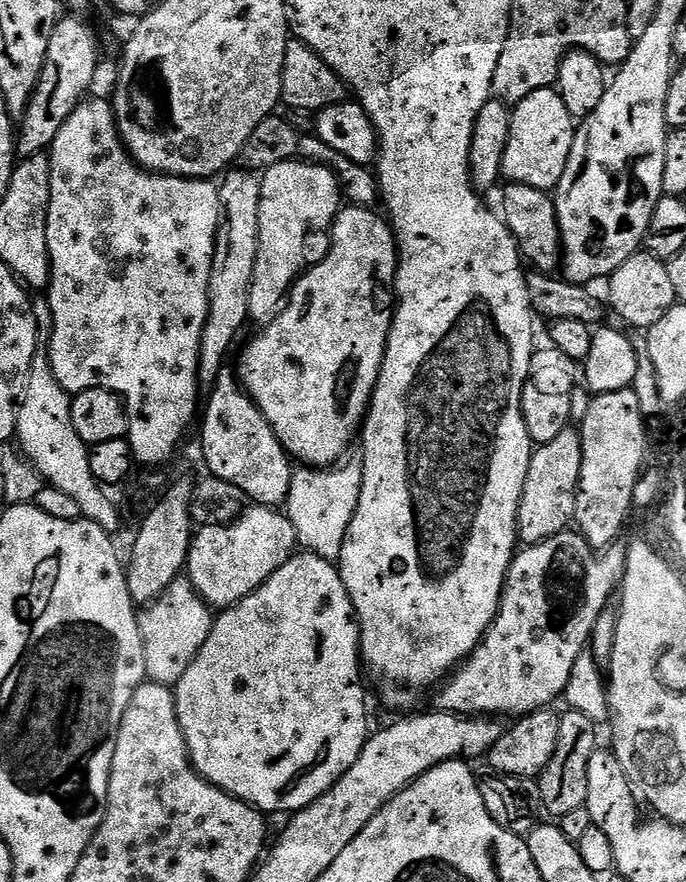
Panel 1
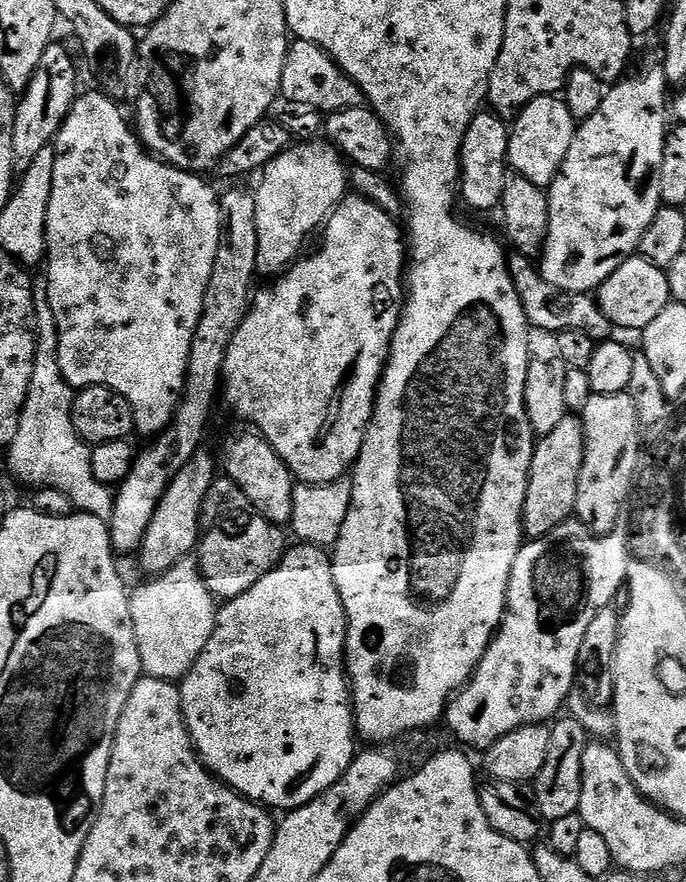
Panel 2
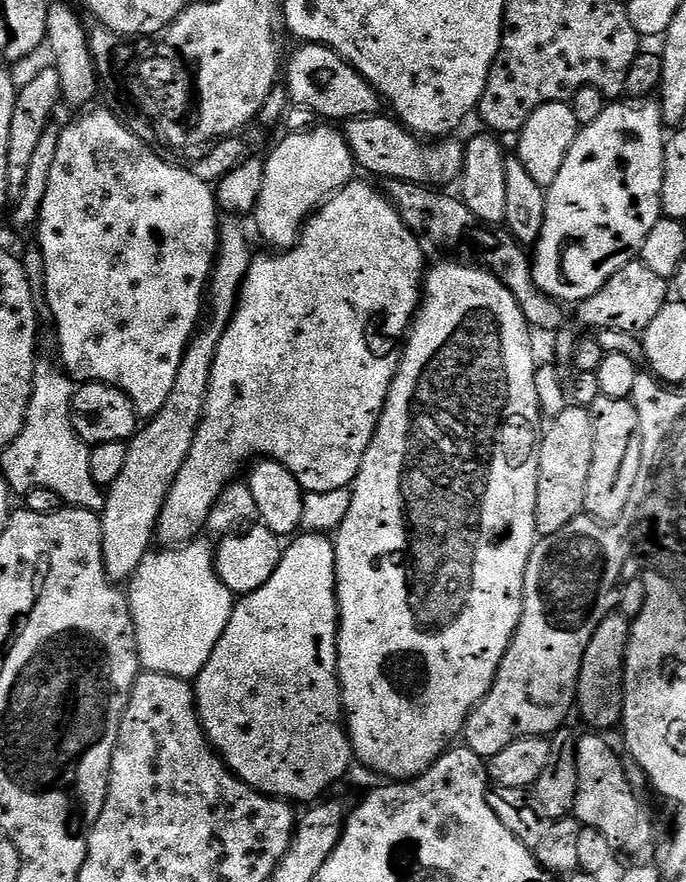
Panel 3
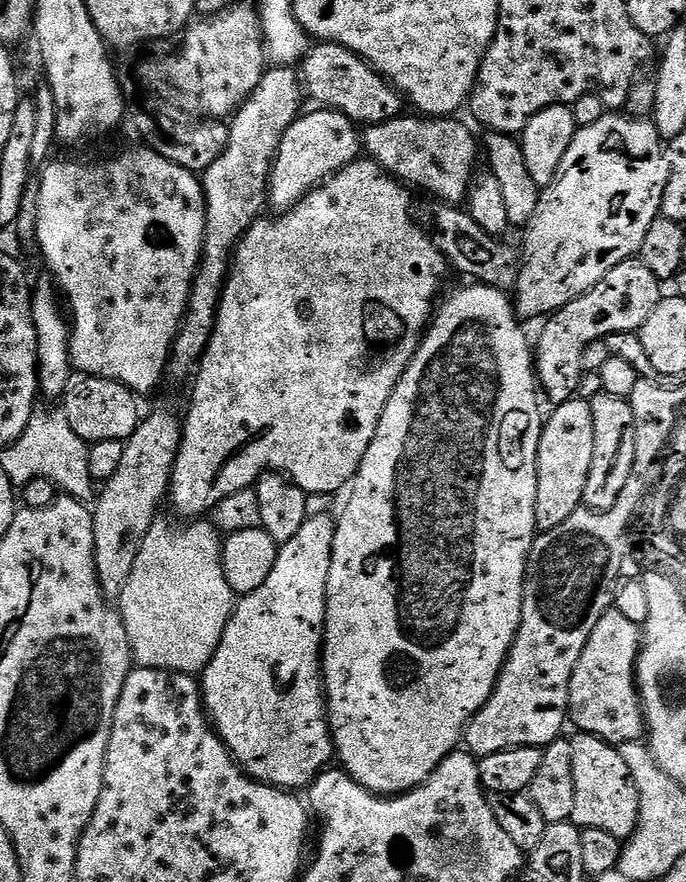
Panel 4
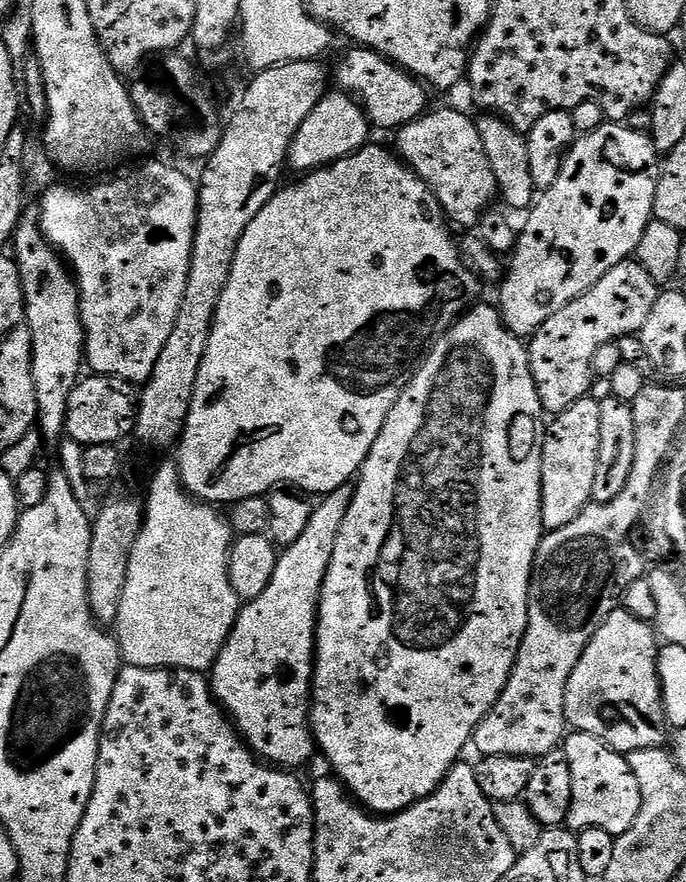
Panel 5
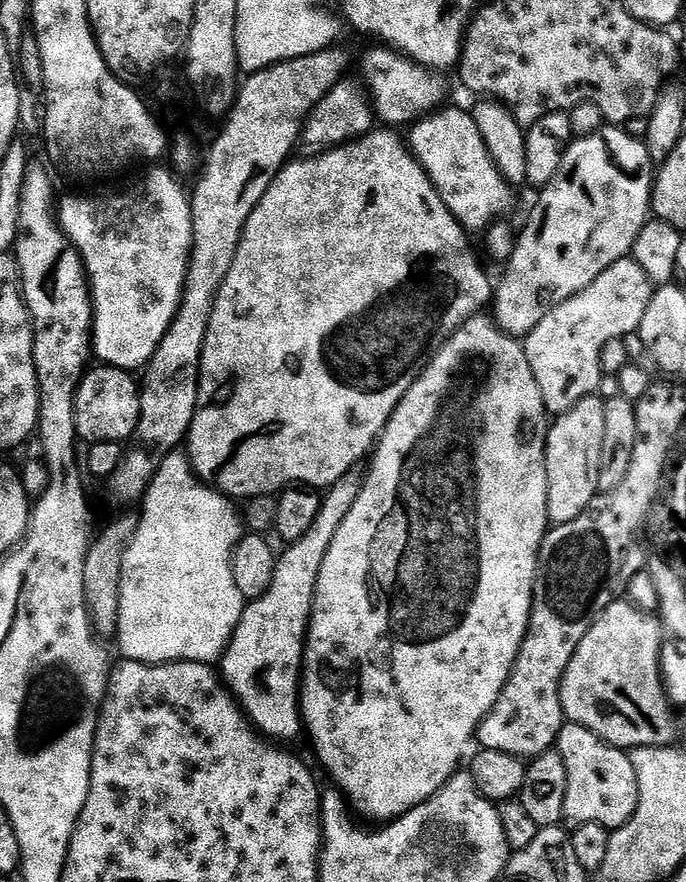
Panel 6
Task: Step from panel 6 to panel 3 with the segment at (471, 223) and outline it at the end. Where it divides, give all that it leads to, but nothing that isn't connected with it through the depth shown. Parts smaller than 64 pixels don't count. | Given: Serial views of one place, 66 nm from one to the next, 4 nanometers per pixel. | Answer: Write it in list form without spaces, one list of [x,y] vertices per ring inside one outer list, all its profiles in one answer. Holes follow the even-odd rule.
[[[388,114],[359,116],[343,121],[342,131],[357,165],[379,178],[409,180],[411,184],[421,186],[448,186],[444,184],[461,178],[464,144],[456,141],[456,138],[440,138],[429,143]]]

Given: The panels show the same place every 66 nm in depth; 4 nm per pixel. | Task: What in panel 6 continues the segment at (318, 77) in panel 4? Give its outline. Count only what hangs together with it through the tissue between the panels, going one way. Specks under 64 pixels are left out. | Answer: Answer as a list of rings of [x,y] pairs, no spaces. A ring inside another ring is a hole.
[[[376,46],[373,52],[364,56],[364,80],[374,116],[381,125],[405,124],[411,126],[425,116],[432,115],[445,103],[444,80],[439,71],[427,68],[403,52],[393,50],[388,46]]]

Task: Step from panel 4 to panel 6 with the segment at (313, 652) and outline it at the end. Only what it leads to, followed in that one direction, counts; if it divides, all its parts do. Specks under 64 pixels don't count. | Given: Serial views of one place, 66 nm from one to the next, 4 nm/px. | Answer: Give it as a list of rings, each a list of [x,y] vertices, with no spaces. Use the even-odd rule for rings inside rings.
[[[353,470],[338,478],[338,482],[334,482],[323,493],[320,513],[318,518],[314,518],[314,526],[310,526],[301,540],[285,547],[288,549],[284,556],[282,552],[277,559],[270,590],[262,599],[253,600],[245,607],[222,657],[223,683],[236,697],[248,719],[265,737],[280,741],[301,735],[300,677],[318,574],[322,570],[322,562],[326,562],[334,534],[338,534],[342,522],[346,522],[346,514],[350,514],[350,510],[354,510],[354,502],[358,502],[360,491],[364,489],[364,478],[363,471]]]

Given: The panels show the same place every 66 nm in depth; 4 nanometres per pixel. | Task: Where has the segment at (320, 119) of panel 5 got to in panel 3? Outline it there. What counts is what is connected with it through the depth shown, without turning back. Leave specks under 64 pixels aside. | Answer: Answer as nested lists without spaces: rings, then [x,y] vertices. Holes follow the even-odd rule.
[[[320,122],[317,128],[304,128],[301,132],[292,132],[284,136],[276,144],[276,149],[264,160],[264,177],[262,190],[258,194],[258,202],[254,209],[256,228],[260,236],[272,250],[287,250],[296,245],[300,238],[300,229],[305,220],[328,199],[329,196],[352,183],[357,175],[358,165],[350,146],[346,142],[343,131],[328,122]]]

